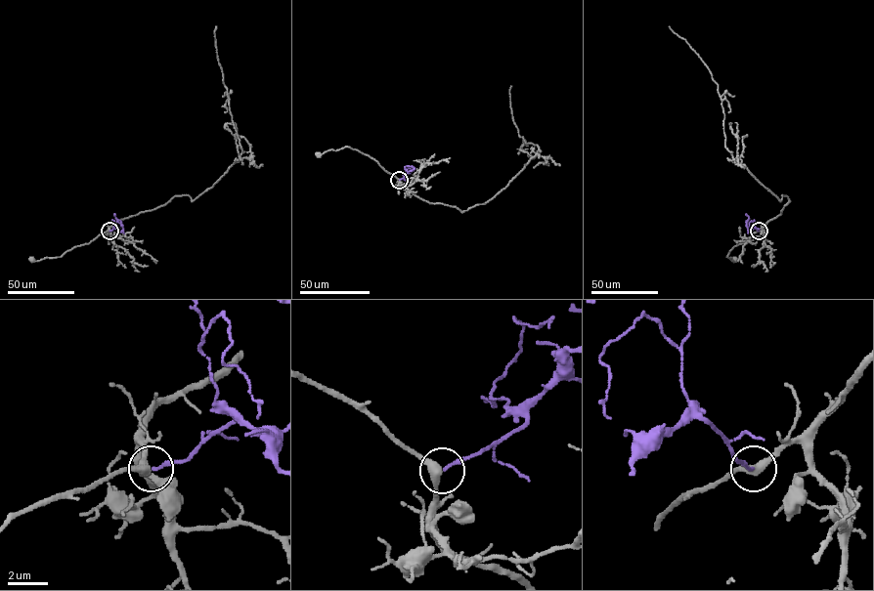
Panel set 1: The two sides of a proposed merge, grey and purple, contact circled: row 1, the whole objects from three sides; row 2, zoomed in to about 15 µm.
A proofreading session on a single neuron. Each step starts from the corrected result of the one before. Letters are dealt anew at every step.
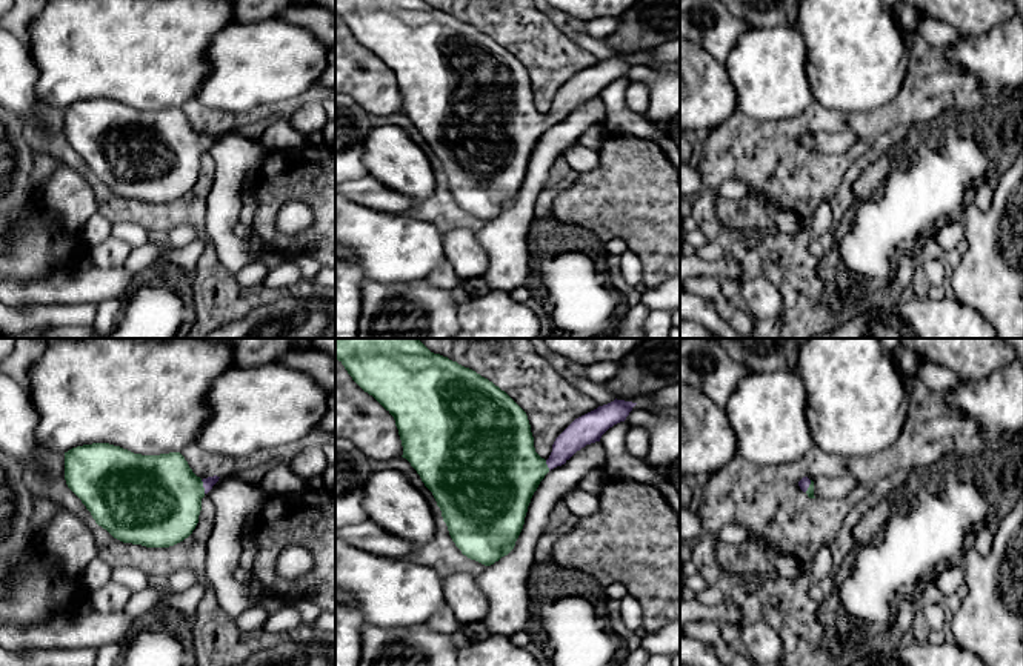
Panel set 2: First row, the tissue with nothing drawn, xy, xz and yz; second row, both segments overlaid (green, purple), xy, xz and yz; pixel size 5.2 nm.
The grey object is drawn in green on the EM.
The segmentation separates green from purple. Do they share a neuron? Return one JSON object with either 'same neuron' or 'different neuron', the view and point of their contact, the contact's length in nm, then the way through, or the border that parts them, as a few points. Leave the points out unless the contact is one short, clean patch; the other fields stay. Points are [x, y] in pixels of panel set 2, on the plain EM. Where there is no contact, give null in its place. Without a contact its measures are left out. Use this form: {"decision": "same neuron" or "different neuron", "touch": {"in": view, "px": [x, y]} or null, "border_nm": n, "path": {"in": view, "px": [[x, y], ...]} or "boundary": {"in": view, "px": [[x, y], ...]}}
{"decision": "same neuron", "touch": {"in": "xy", "px": [202, 142]}, "border_nm": 80, "path": {"in": "xy", "px": [[156, 154], [202, 142], [209, 137]]}}

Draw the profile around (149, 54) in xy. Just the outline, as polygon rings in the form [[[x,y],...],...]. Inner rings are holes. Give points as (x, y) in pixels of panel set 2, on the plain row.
[[[48,0],[28,25],[29,52],[38,69],[35,100],[43,106],[109,98],[134,109],[182,108],[209,74],[206,51],[212,37],[234,20],[229,0]]]

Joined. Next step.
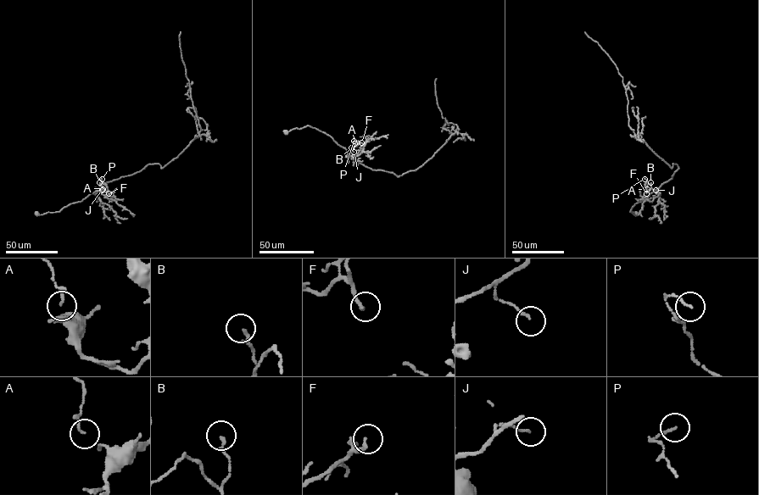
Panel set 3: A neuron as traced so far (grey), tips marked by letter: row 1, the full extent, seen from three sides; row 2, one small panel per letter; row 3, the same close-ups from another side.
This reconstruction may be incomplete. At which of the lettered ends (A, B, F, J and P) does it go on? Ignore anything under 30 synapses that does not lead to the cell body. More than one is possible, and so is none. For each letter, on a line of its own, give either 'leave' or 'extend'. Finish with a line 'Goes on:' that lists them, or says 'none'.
A: leave
B: leave
F: leave
J: leave
P: leave
Goes on: none

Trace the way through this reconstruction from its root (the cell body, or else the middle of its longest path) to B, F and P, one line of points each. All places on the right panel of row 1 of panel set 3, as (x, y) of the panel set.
B: (636, 214), (629, 211), (632, 208), (655, 191), (650, 182)
F: (636, 214), (629, 211), (655, 191), (650, 189), (646, 193)
P: (636, 214), (629, 211), (632, 208), (655, 191), (652, 189), (646, 191), (647, 180), (644, 179)

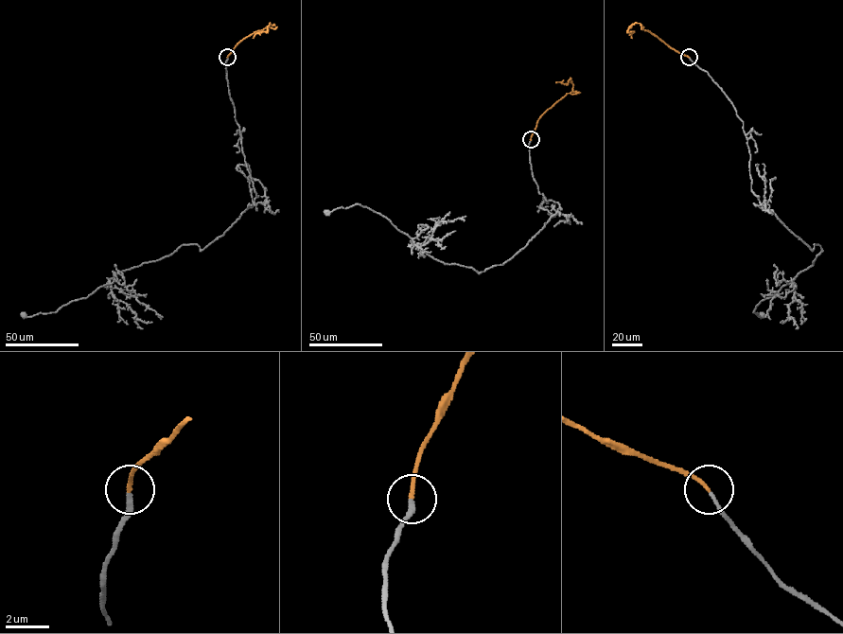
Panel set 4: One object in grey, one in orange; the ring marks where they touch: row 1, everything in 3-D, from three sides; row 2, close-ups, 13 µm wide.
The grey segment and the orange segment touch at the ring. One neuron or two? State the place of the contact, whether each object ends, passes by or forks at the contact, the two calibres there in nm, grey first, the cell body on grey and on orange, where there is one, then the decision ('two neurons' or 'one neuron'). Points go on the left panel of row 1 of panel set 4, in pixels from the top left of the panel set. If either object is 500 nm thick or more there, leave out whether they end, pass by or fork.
(227, 57) | grey ends | orange ends | 180/160 nm | grey (24, 315) | orange none | one neuron

